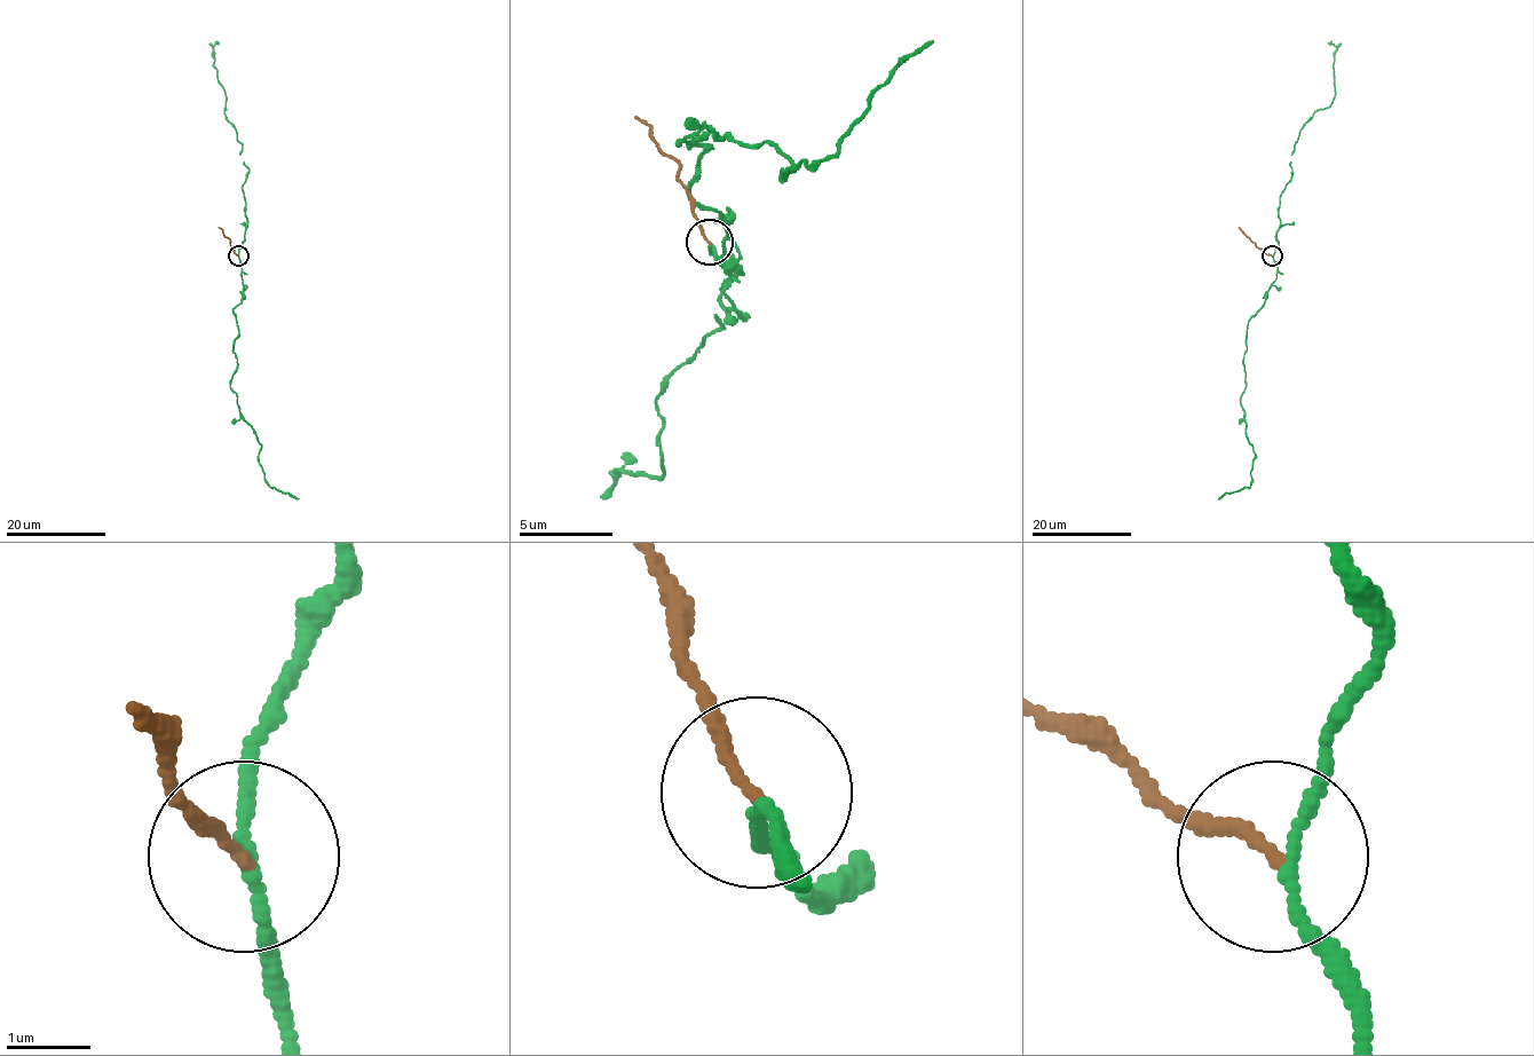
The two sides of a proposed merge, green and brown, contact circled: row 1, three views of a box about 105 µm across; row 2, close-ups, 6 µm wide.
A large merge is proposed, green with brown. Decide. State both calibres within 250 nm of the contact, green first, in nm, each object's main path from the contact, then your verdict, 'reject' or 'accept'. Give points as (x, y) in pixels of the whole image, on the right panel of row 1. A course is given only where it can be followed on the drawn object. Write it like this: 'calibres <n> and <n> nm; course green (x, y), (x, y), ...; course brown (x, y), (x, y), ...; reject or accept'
calibres 140 and 140 nm; course green (1273, 257), (1275, 281), (1247, 326), (1243, 365), (1246, 388), (1240, 406), (1255, 458), (1251, 485), (1218, 498); course brown (1272, 257), (1238, 228); reject

